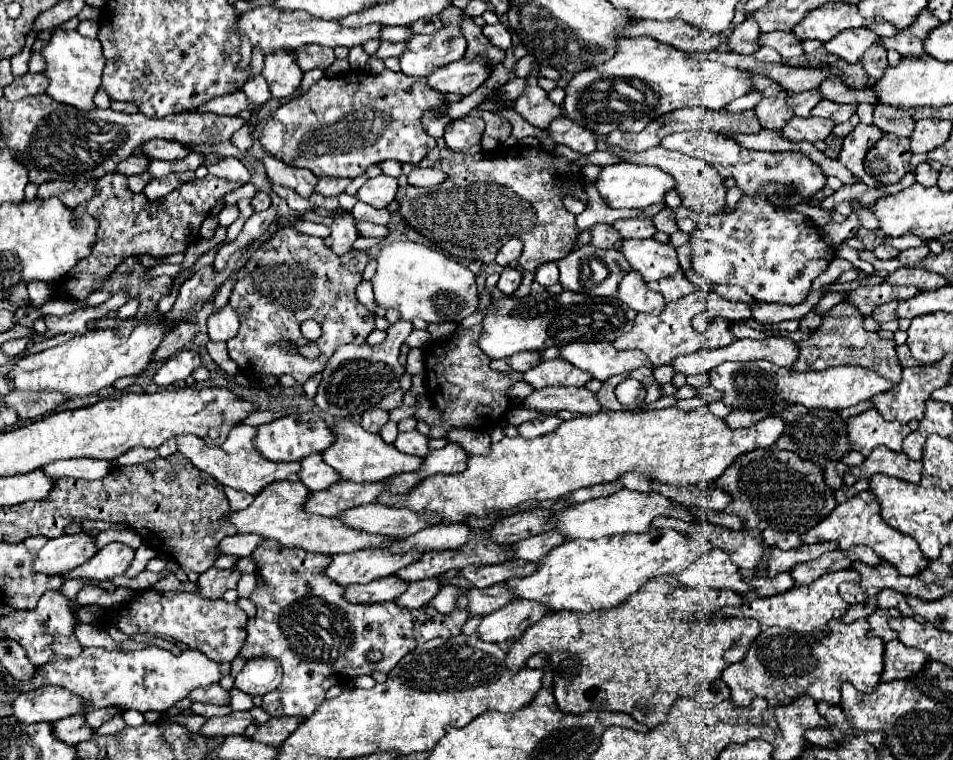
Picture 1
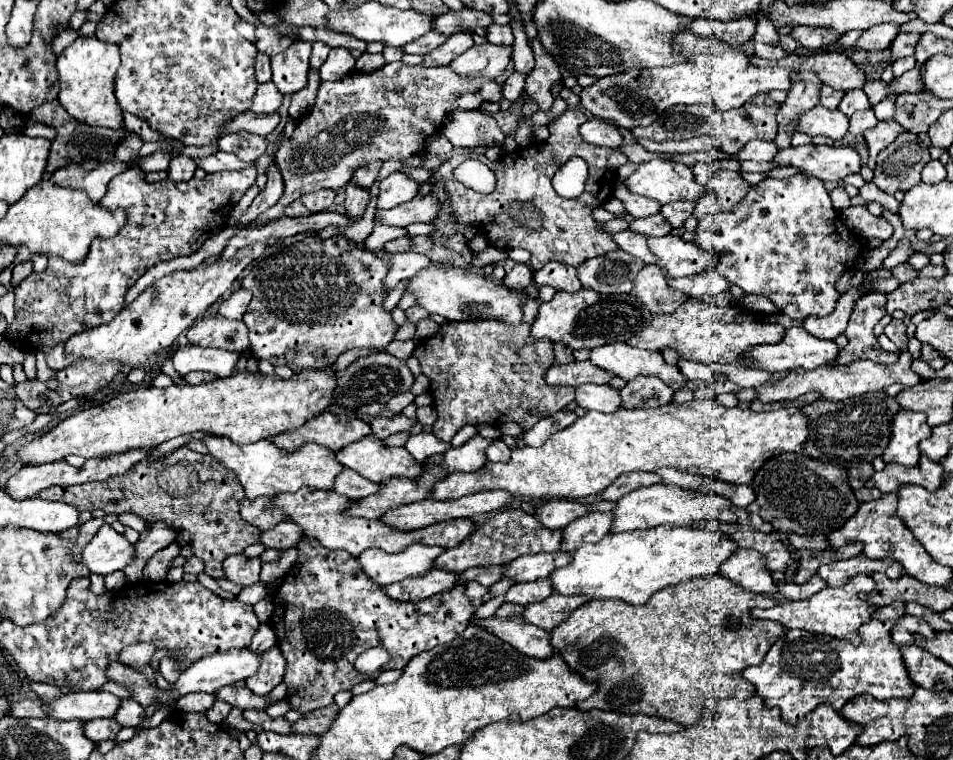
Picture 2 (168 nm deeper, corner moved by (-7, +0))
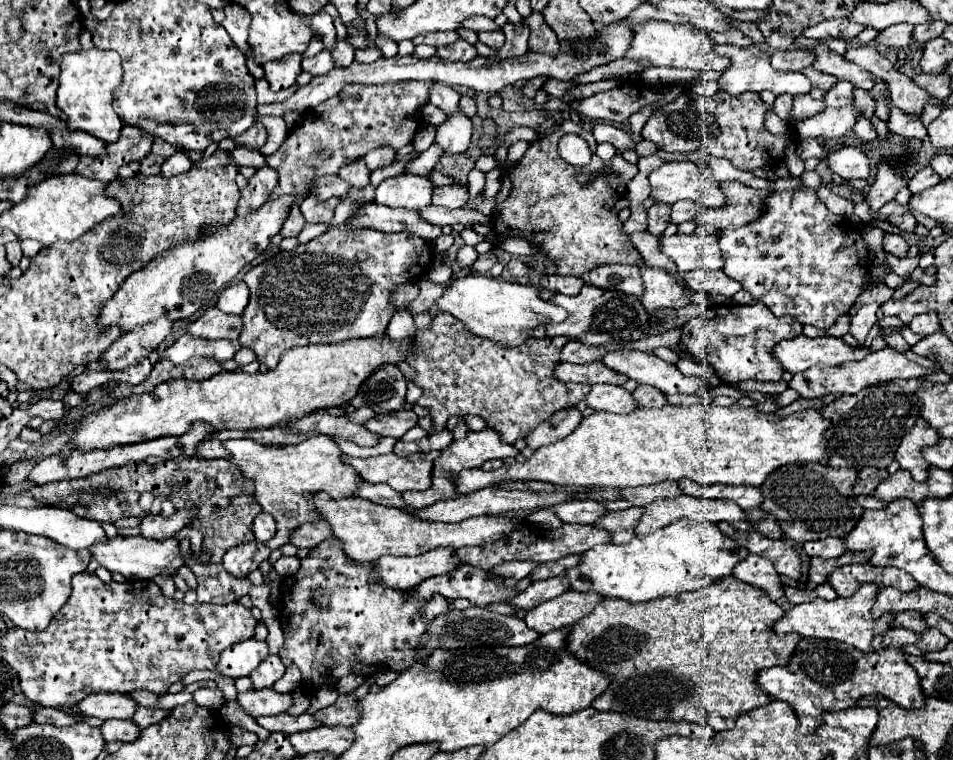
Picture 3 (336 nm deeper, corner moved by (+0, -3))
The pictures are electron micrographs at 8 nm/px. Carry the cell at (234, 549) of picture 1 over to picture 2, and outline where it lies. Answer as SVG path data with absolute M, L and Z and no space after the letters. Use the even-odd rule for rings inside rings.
M282 521L268 531L260 533L260 543L270 549L290 549L302 537L300 527L292 525L292 521Z

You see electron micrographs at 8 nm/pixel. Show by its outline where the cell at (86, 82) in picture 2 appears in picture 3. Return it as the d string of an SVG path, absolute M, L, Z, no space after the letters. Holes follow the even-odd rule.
M79 50L65 54L61 60L61 76L57 90L57 106L67 114L69 132L87 132L103 142L117 142L123 120L113 110L113 88L121 84L121 58L113 50Z

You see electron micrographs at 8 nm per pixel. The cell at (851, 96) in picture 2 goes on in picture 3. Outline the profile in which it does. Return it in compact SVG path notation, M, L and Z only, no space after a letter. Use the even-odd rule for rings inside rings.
M857 88L857 90L855 90L855 100L853 100L853 104L857 104L859 108L863 108L863 116L865 116L865 118L871 118L871 116L875 114L875 98L873 98L867 90Z

